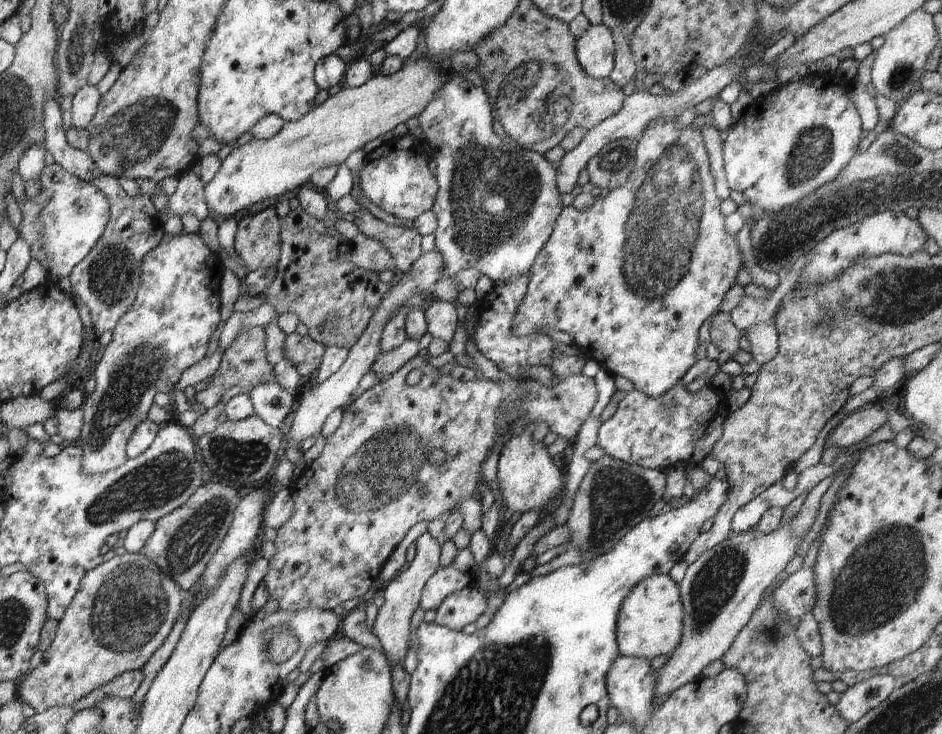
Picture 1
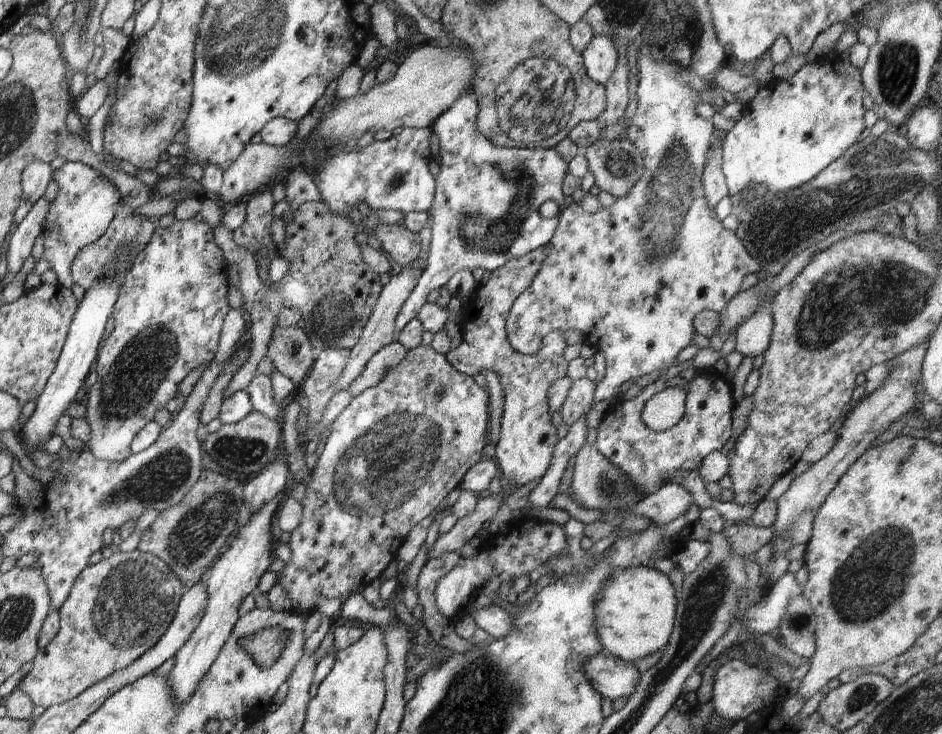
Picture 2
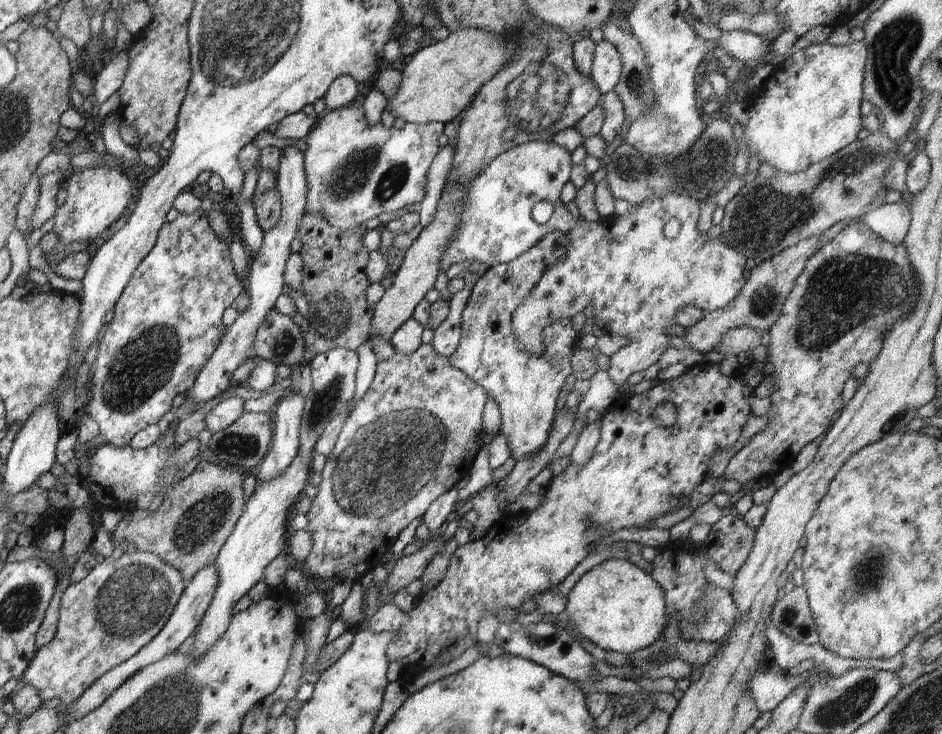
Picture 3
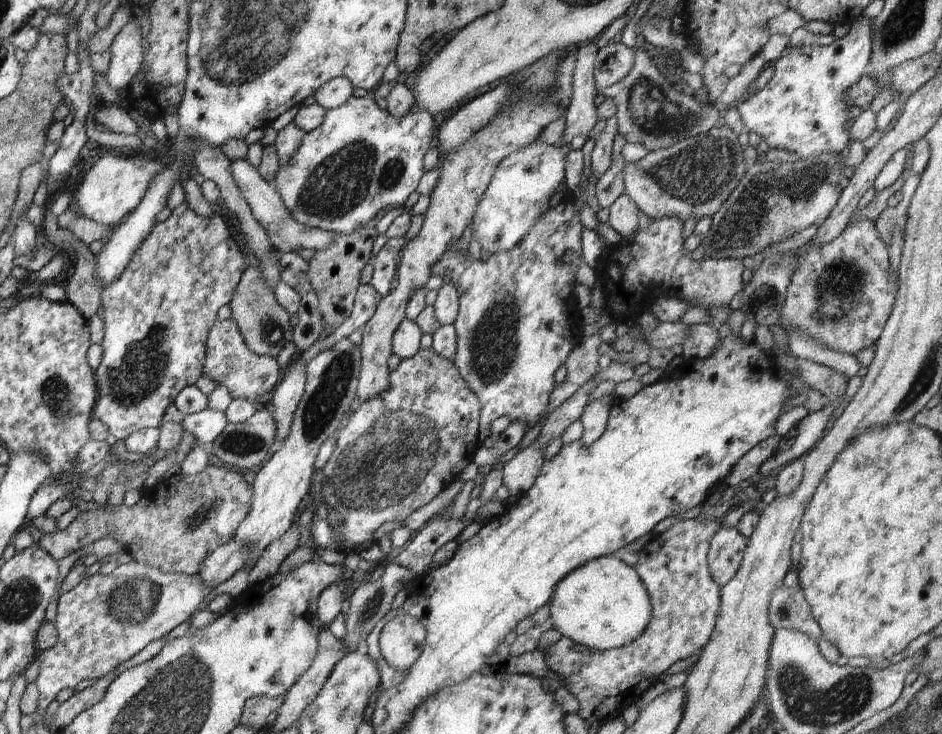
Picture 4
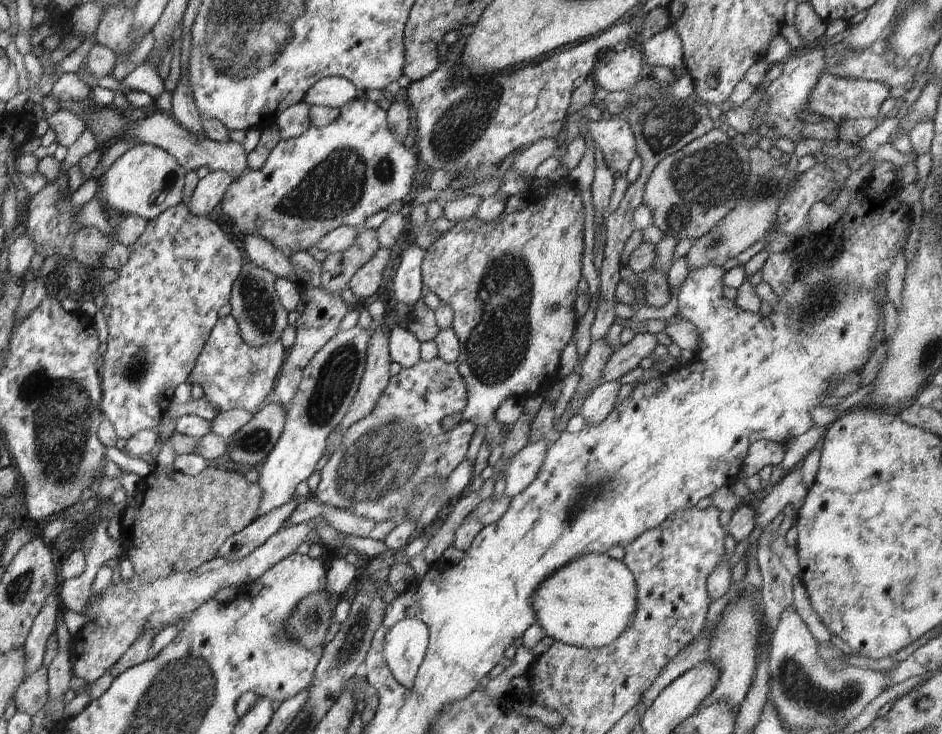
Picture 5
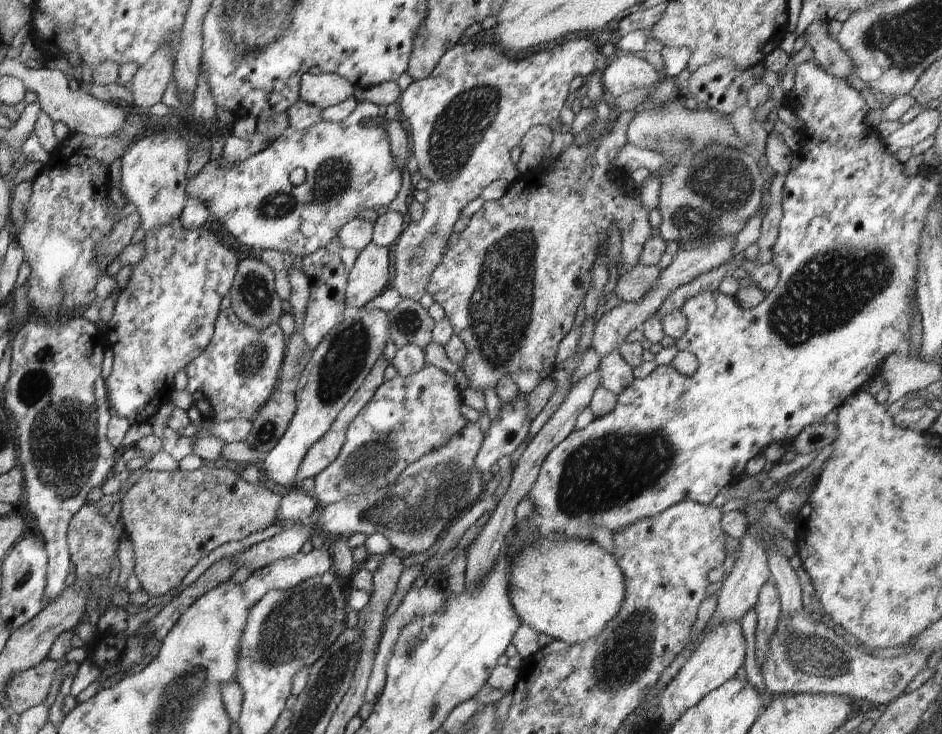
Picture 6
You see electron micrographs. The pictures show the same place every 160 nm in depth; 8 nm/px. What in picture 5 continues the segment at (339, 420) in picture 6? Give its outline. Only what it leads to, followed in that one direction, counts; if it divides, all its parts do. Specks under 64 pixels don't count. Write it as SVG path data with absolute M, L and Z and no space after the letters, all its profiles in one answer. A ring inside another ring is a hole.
M384 327L373 330L366 351L365 371L357 393L338 426L326 439L325 451L330 452L330 454L336 452L336 449L340 446L345 430L348 430L355 422L367 417L372 412L378 397L382 392L385 392L391 377L389 366L392 362L386 331L387 329Z

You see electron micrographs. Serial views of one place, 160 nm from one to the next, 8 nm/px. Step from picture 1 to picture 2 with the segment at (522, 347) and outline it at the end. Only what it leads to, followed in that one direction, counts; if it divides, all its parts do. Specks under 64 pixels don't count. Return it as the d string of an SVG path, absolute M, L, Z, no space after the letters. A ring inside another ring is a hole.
M545 244L532 252L509 260L505 265L493 270L486 283L478 285L477 289L467 300L467 306L464 307L460 316L461 343L445 354L446 360L458 371L466 376L472 377L474 374L480 374L484 370L490 370L498 376L498 380L503 388L504 411L501 420L501 437L495 446L496 453L494 460L498 462L500 470L509 478L514 488L519 488L524 484L542 478L547 471L548 465L552 460L554 447L559 441L557 438L557 428L552 422L550 410L548 409L548 388L567 376L567 366L569 362L564 359L564 350L568 346L564 340L561 330L548 333L543 338L540 352L536 356L523 355L516 352L509 343L505 329L505 320L509 315L509 310L513 301L529 284L536 278L542 263L546 260L550 252L551 244Z

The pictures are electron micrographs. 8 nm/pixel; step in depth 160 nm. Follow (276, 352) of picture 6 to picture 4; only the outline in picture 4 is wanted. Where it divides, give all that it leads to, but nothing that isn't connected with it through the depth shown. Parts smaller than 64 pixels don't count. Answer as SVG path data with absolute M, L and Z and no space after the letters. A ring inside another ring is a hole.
M232 318L216 321L207 336L206 356L203 372L218 386L224 386L233 399L244 399L250 402L273 390L280 381L283 367L276 358L257 355L244 342L237 322Z

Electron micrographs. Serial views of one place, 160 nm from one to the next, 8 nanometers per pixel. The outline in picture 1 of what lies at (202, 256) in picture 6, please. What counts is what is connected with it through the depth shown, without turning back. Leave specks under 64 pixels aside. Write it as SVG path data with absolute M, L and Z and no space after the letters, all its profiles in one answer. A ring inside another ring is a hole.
M182 231L182 234L172 235L171 233L166 233L162 242L154 248L151 252L148 252L142 260L142 276L140 276L140 286L138 286L138 294L136 294L136 300L134 304L130 306L130 310L126 314L120 316L116 328L114 328L114 335L112 342L104 348L104 353L100 362L96 364L96 370L94 370L94 379L96 380L96 390L92 394L86 395L81 406L83 413L83 426L82 432L80 432L80 438L76 442L77 445L81 448L82 454L82 472L92 476L92 474L106 474L112 469L119 468L122 464L126 463L126 446L134 428L148 419L148 410L150 406L154 403L154 397L158 393L166 393L171 395L172 390L176 387L176 384L180 381L184 370L191 368L193 365L198 364L202 358L206 357L206 352L208 352L208 344L210 344L210 338L218 324L220 324L220 300L219 300L219 287L220 280L222 280L223 271L225 267L222 265L221 260L217 254L209 252L206 248L206 244L202 242L202 238L198 234L188 234L186 231Z

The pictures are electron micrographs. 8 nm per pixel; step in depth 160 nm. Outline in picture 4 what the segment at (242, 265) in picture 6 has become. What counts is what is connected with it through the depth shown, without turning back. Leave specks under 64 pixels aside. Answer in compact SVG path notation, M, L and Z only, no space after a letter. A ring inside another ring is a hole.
M258 264L245 268L229 305L244 342L257 355L276 358L280 350L293 340L294 327L290 325L291 314L278 304L275 292L265 283Z

